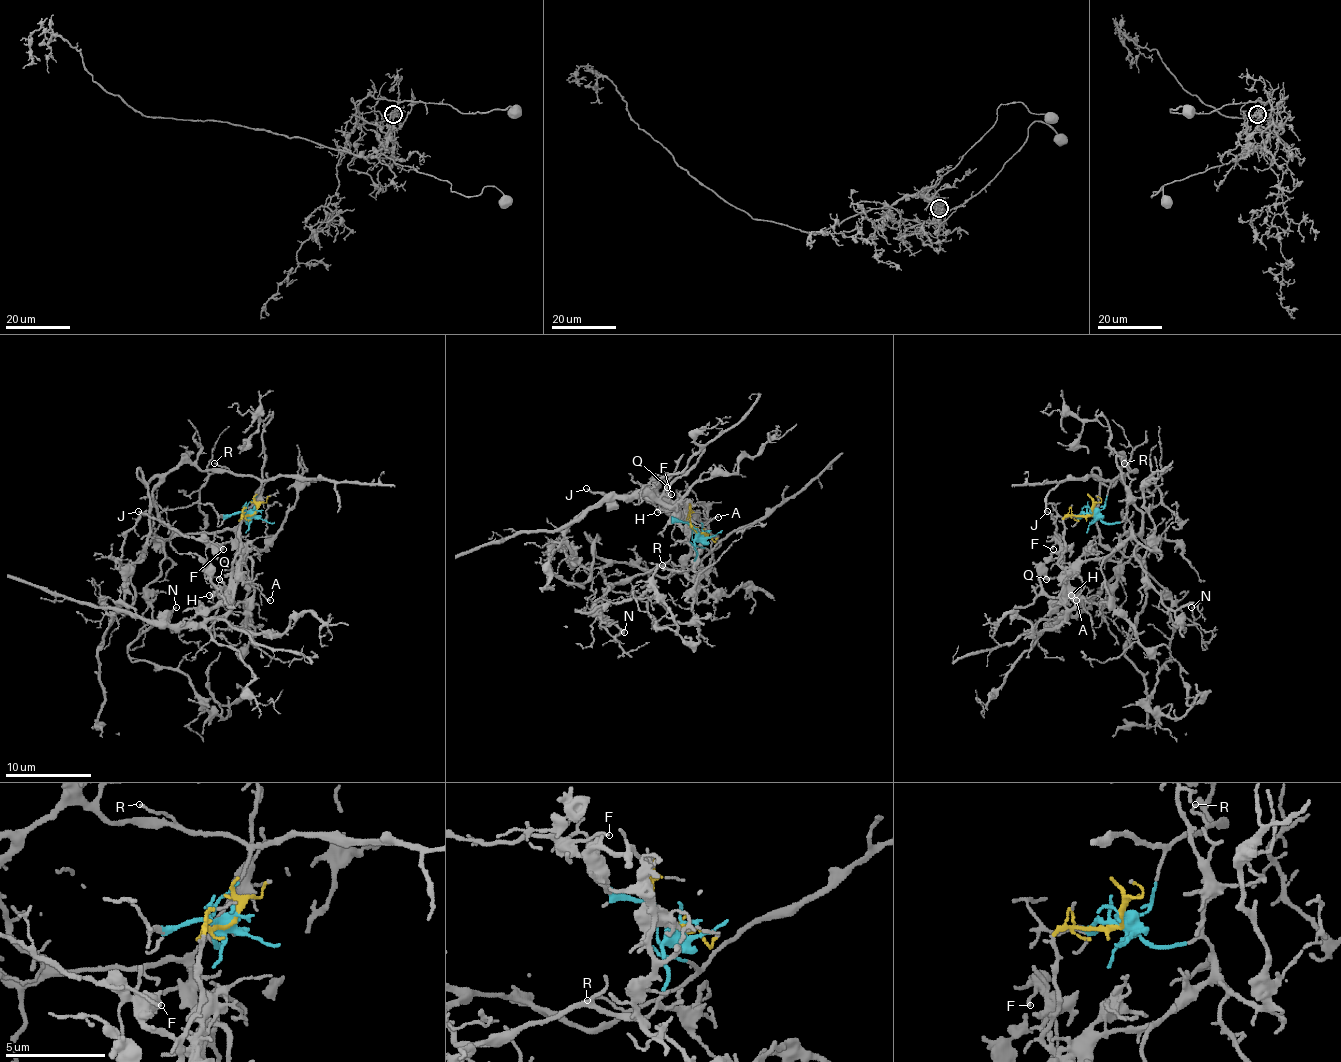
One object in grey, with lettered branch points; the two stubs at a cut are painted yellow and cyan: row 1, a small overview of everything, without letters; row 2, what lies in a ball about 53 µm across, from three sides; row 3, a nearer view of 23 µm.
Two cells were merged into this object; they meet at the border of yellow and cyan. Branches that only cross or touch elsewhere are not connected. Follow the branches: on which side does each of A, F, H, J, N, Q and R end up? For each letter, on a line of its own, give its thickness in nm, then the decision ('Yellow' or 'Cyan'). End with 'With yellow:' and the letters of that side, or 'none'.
A: Thickness 130 nm. Cyan
F: Thickness 110 nm. Yellow
H: Thickness 100 nm. Yellow
J: Thickness 140 nm. Yellow
N: Thickness 130 nm. Cyan
Q: Thickness 120 nm. Yellow
R: Thickness 120 nm. Cyan
With yellow: F, H, J, Q

